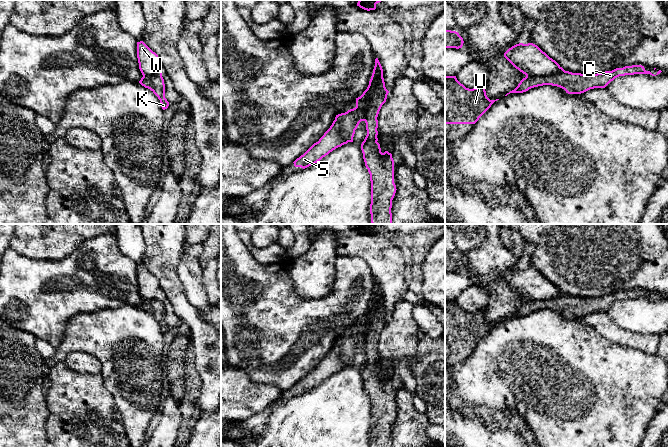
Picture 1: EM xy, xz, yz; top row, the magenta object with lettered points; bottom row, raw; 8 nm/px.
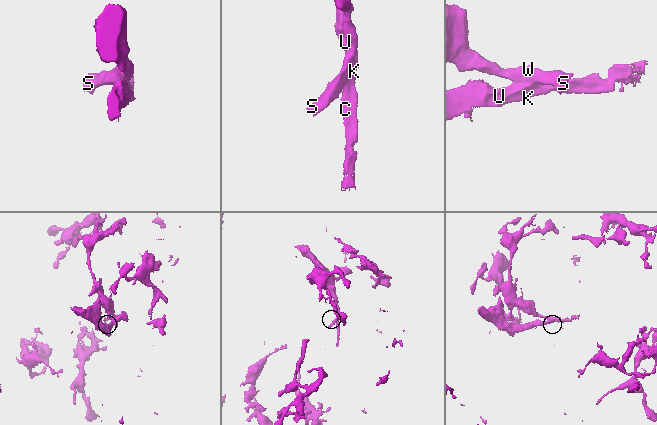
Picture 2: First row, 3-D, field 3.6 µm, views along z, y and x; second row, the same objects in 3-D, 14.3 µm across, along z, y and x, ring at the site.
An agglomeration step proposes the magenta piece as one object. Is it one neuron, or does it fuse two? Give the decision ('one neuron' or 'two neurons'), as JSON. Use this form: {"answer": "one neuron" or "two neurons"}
{"answer": "two neurons"}

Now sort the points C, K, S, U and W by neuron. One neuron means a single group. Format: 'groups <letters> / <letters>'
groups C K U / S W

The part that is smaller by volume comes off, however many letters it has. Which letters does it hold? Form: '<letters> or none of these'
C, K, U

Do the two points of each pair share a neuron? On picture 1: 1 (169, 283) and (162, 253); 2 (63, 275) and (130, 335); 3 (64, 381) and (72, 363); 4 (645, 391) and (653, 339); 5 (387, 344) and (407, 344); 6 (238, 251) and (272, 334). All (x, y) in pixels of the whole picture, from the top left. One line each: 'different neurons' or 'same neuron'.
1: same neuron
2: different neurons
3: different neurons
4: different neurons
5: same neuron
6: same neuron

